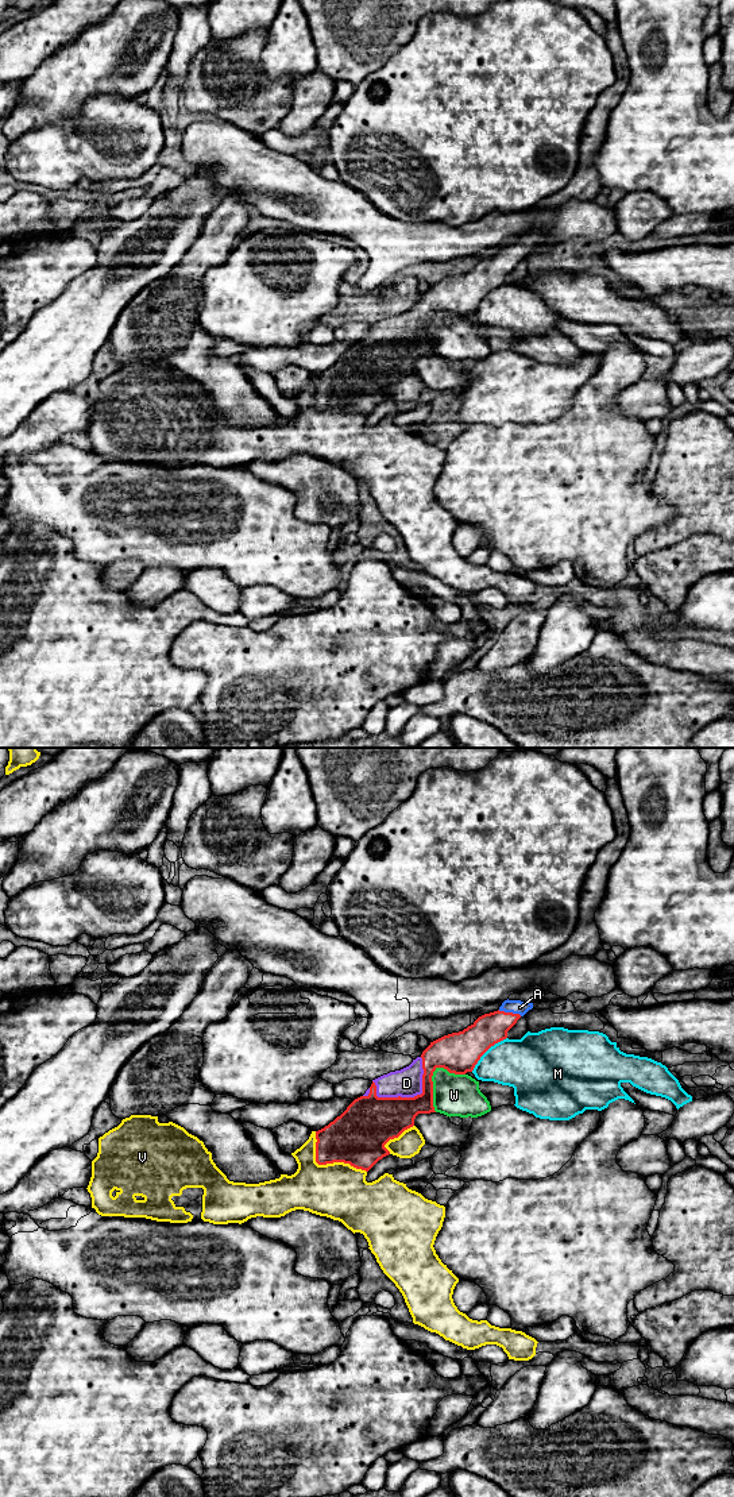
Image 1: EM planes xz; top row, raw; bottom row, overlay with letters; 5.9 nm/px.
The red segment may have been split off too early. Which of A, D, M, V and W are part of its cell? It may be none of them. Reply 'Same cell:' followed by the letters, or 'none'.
Same cell: A, D

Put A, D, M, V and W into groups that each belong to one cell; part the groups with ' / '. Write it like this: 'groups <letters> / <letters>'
groups A D / M / V / W

